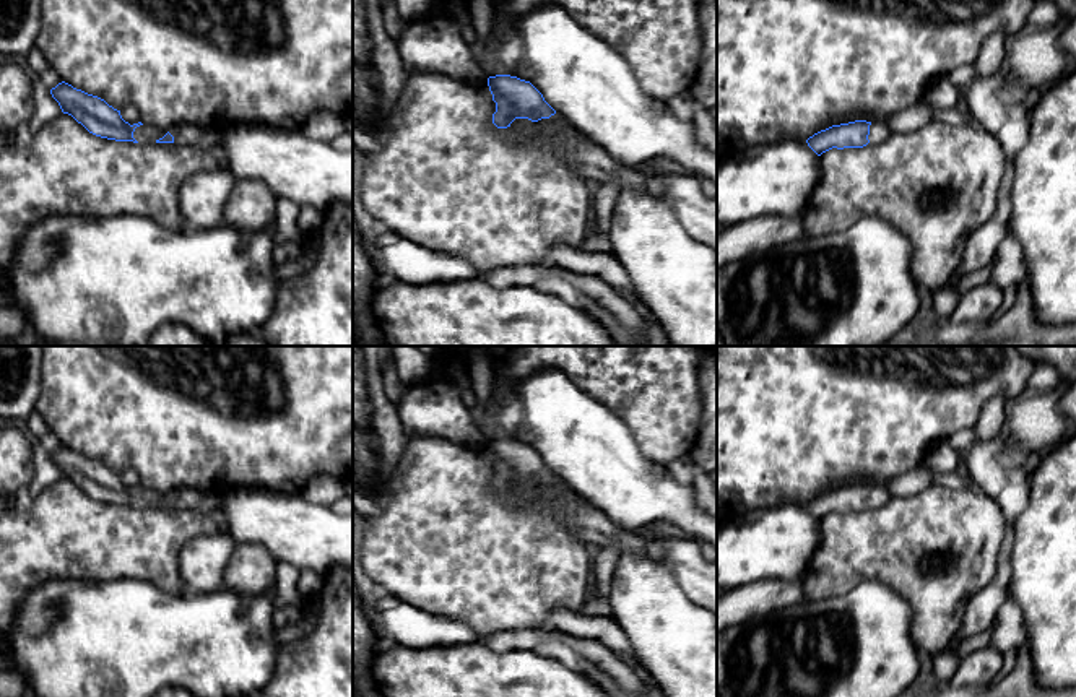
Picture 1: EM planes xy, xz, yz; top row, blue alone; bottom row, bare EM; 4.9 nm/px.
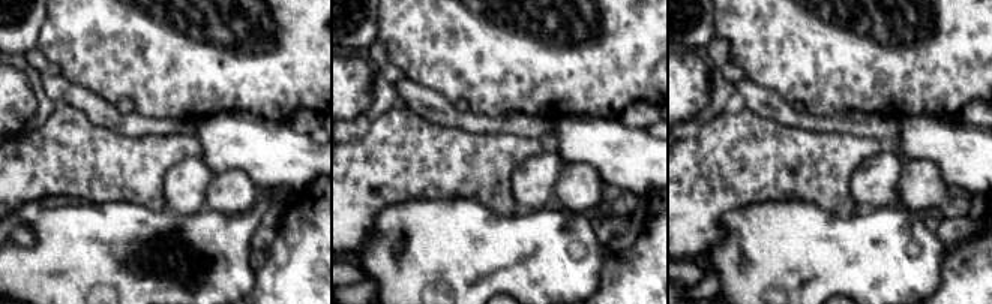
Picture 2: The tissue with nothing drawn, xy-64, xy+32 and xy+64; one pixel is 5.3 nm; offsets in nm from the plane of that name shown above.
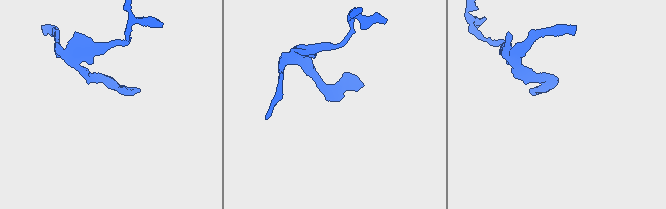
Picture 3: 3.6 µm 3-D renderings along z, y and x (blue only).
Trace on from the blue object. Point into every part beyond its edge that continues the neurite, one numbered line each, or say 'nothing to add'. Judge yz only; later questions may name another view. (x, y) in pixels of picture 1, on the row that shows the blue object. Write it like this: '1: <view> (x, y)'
1: yz (878, 130)

